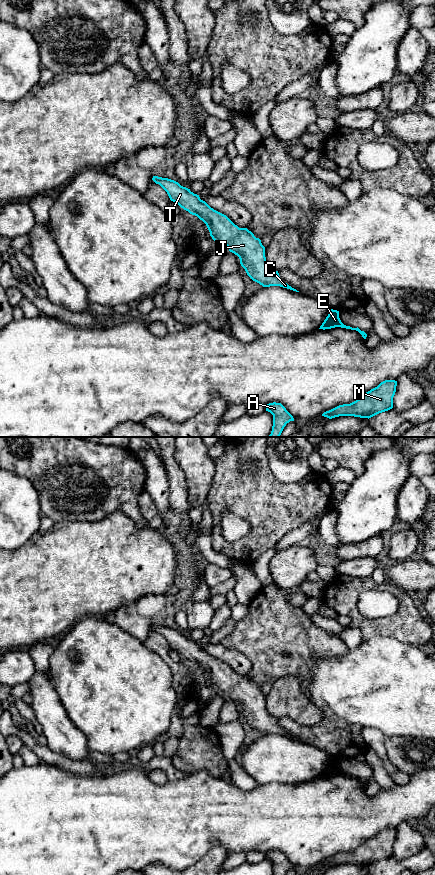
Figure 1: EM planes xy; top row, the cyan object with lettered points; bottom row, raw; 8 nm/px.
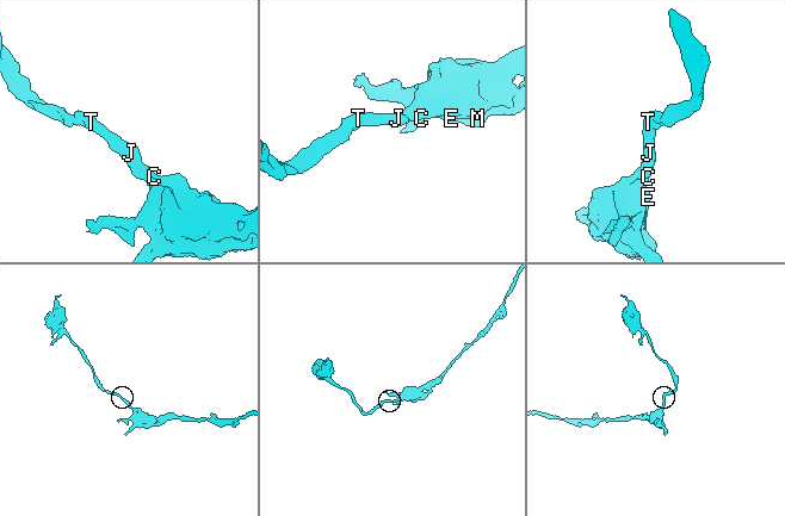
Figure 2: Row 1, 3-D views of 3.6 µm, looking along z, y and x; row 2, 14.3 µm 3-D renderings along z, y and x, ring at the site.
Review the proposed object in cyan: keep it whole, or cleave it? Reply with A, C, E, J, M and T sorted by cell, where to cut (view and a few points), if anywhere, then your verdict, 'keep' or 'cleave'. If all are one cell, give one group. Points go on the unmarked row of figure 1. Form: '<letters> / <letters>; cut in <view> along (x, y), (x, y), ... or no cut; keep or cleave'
A C E J M T; no cut; keep

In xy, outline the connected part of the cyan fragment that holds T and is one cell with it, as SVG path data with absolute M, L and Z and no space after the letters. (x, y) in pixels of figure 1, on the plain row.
M153 624L152 628L167 640L171 649L202 668L212 687L227 694L230 700L239 705L241 714L253 729L263 735L280 734L299 740L285 731L278 719L269 714L265 695L251 679L239 676L226 663L211 656L199 643L178 630L158 624Z

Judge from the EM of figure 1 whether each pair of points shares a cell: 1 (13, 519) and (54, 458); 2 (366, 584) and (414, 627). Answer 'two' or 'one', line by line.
1: two
2: one

